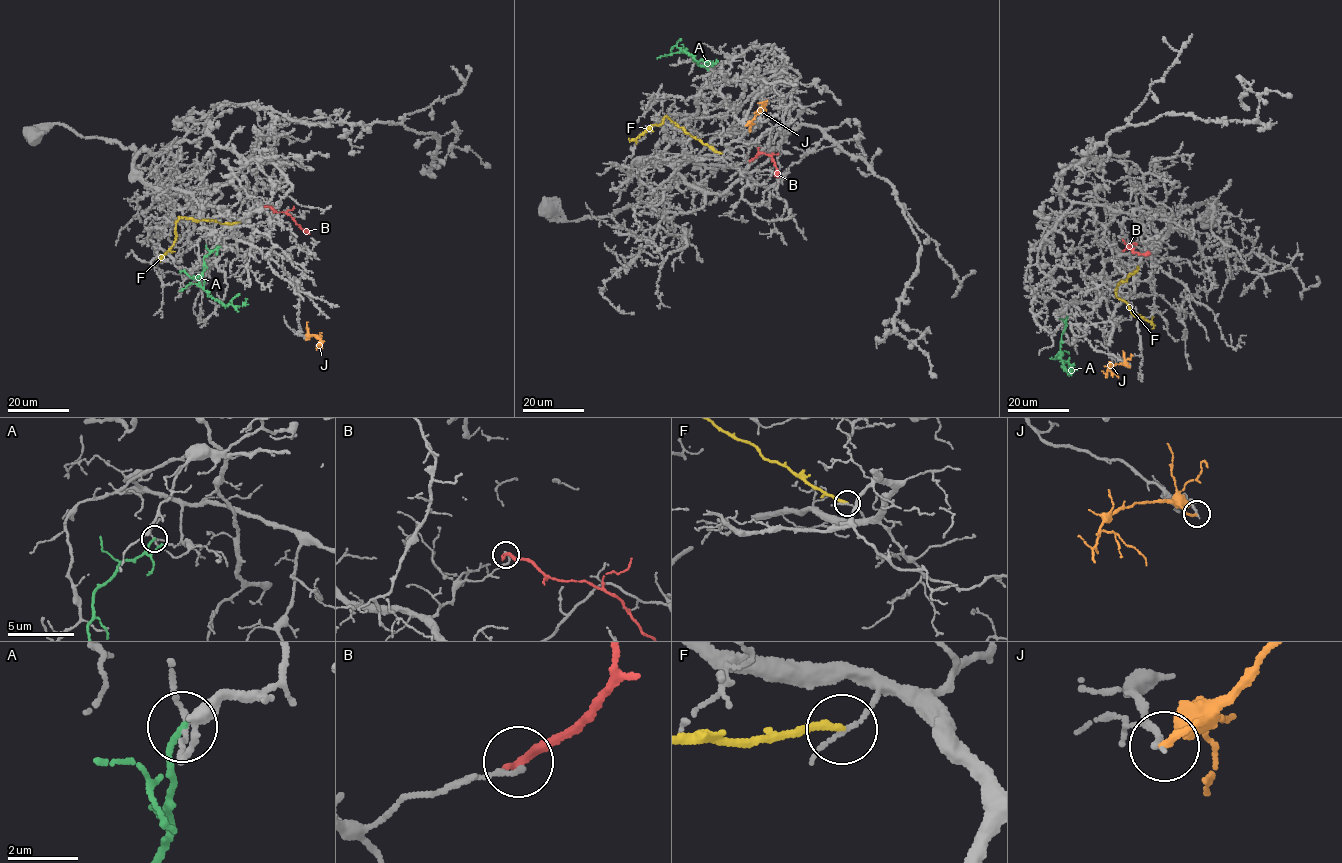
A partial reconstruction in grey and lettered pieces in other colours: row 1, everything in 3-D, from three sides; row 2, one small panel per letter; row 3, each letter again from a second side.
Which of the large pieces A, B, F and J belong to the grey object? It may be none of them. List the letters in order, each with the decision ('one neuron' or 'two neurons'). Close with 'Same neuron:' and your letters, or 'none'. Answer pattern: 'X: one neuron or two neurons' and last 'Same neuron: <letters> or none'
A: two neurons
B: two neurons
F: two neurons
J: two neurons
Same neuron: none

